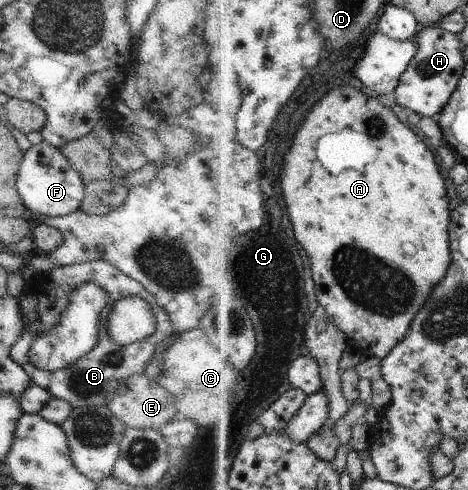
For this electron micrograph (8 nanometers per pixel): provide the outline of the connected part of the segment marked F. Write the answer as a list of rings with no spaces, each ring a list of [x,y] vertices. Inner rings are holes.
[[[42,141],[24,152],[18,171],[16,188],[24,206],[39,216],[67,216],[81,208],[85,184],[79,172],[68,162],[59,148]]]

